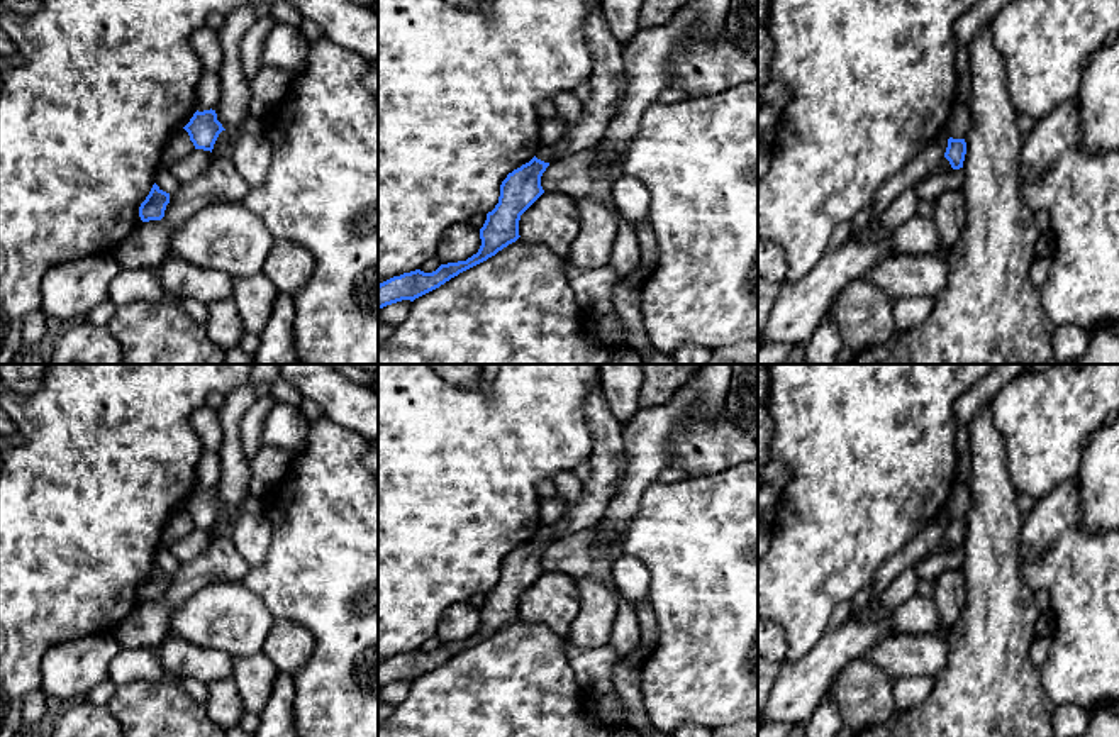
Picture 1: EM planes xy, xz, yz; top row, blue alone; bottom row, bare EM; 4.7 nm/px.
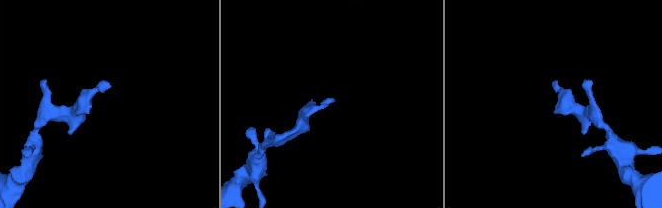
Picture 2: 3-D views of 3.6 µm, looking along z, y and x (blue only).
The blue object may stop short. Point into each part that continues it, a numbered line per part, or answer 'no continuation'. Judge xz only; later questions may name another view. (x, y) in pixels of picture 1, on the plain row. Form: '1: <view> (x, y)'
1: xz (607, 461)

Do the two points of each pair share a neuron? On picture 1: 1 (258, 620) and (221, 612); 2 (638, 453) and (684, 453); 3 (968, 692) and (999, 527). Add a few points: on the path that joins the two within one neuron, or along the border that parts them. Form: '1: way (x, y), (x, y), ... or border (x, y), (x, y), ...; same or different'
1: way (250, 620), (236, 620), (229, 615); same
2: border (692, 419), (673, 434), (668, 465); different
3: way (989, 651), (994, 634), (994, 568); same

